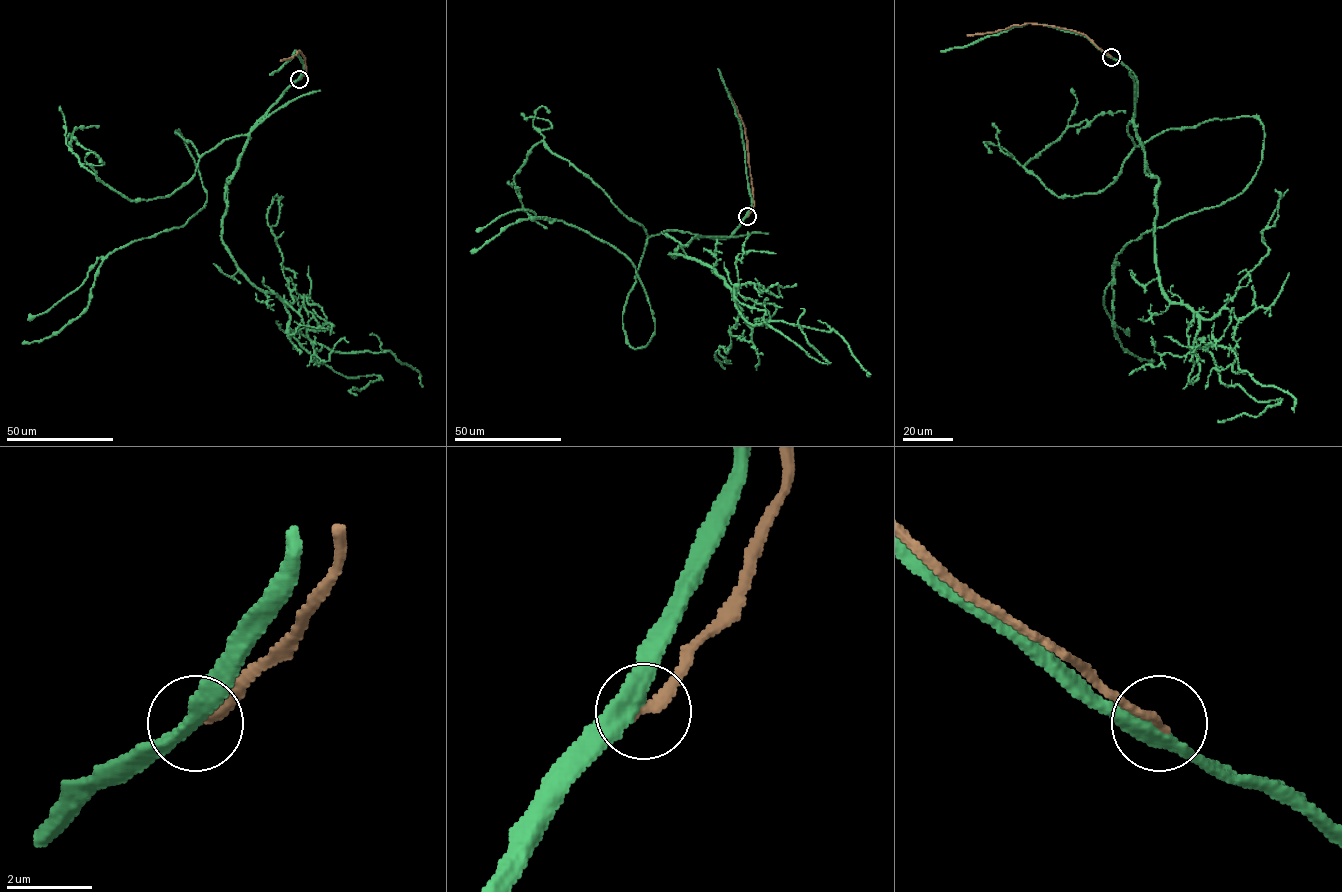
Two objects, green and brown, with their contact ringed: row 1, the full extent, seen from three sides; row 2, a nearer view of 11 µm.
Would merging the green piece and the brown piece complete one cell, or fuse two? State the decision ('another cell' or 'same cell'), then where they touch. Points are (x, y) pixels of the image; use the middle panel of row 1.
another cell; at (747, 216)

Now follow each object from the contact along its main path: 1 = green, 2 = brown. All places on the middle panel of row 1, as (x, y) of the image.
1: (747, 216), (725, 238), (649, 237), (623, 314), (641, 348), (654, 319), (609, 244), (543, 217), (470, 251)
2: (747, 216), (754, 205), (747, 141), (745, 128), (728, 92)

